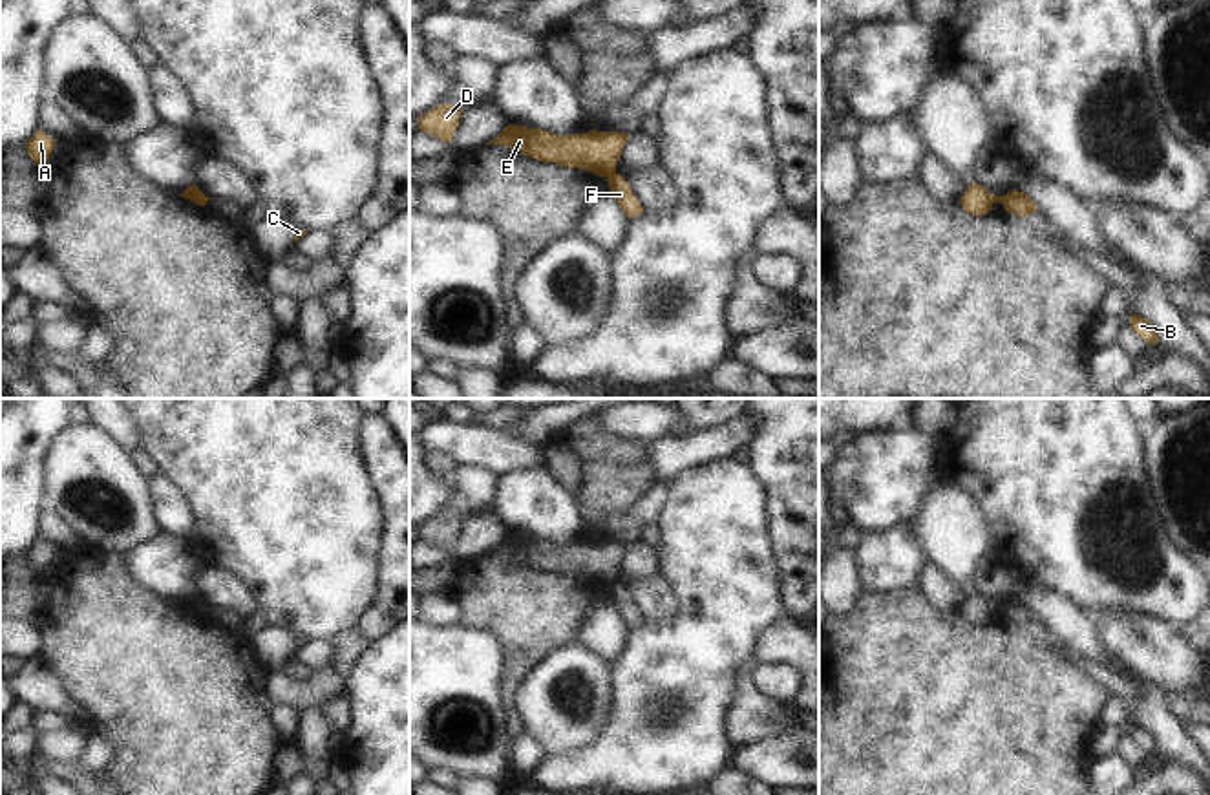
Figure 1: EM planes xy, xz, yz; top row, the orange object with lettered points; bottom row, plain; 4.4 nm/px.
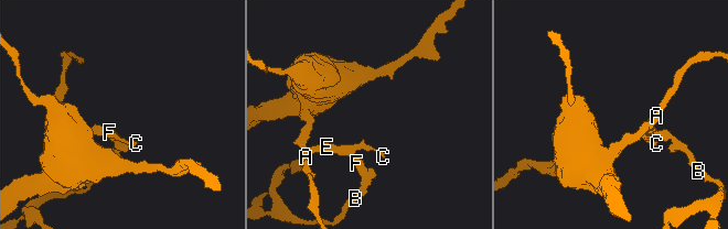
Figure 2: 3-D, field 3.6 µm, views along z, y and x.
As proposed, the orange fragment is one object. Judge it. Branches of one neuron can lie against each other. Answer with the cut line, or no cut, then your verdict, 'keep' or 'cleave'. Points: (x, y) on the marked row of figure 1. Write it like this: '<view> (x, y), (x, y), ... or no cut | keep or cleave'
xz (615, 170), (607, 178) | cleave

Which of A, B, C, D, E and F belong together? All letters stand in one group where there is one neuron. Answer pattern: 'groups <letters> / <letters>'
groups A C D E / B F

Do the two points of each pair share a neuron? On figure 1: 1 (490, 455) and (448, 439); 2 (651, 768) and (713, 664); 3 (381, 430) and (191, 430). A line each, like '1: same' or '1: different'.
1: same
2: same
3: different

